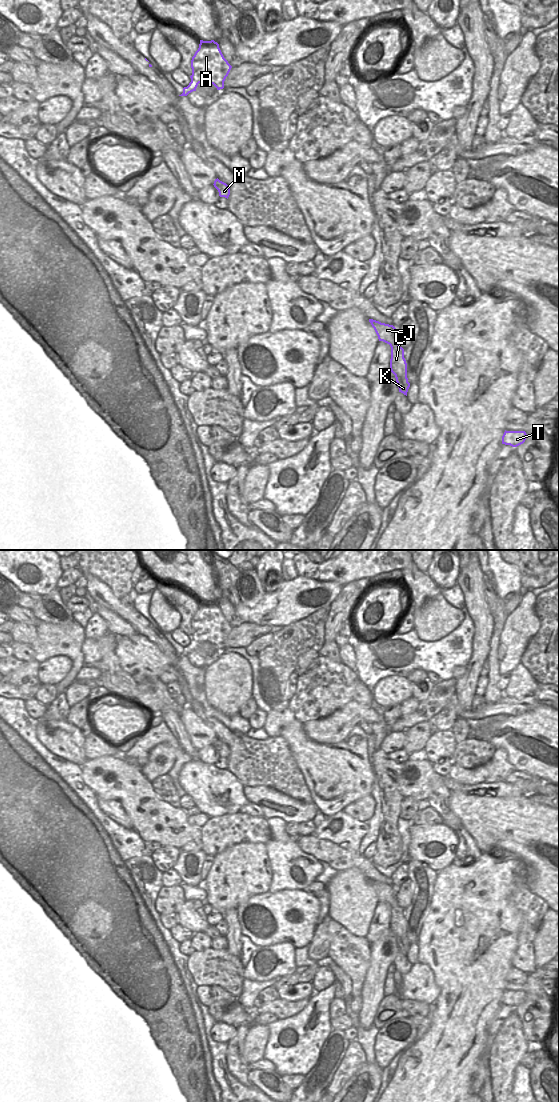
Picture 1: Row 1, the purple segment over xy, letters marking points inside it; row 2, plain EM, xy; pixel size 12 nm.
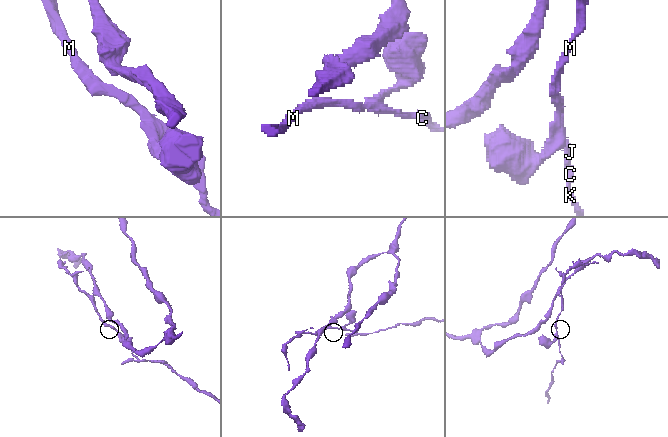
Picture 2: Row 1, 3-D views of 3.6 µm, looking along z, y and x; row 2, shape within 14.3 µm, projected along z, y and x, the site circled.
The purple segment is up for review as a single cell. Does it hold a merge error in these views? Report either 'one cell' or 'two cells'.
two cells

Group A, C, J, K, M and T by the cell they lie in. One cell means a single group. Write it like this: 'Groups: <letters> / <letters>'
Groups: A / C J K M T

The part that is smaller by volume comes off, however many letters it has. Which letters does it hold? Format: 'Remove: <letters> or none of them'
Remove: C, J, K, M, T

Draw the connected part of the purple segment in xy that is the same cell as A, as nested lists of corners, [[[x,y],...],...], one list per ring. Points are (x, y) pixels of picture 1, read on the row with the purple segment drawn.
[[[200,40],[191,60],[191,68],[191,82],[187,87],[196,89],[199,83],[208,82],[220,90],[224,88],[224,81],[232,66],[224,58],[217,42]]]

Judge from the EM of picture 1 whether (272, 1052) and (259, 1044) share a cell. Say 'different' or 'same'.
different

